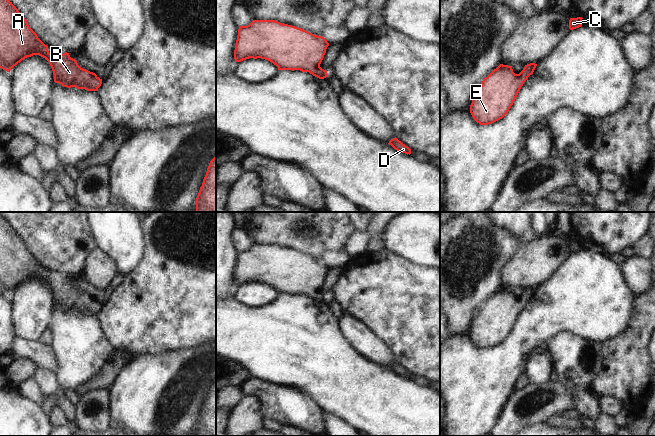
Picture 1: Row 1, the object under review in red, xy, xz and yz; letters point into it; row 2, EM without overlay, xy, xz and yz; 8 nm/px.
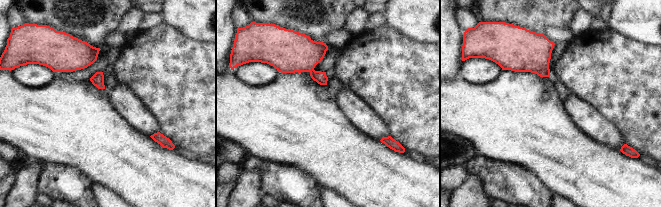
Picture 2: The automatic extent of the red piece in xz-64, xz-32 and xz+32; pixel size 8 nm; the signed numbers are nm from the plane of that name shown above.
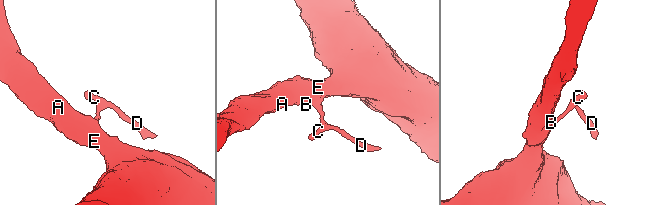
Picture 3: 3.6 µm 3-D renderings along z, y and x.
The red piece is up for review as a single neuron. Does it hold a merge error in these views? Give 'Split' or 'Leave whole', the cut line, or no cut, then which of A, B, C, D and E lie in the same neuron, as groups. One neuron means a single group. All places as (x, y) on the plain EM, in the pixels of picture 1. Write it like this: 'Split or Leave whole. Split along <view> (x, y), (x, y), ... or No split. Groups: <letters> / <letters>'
Leave whole. No split. Groups: A B C D E.

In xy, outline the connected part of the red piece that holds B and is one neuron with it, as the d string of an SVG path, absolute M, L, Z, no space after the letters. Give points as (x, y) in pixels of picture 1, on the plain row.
M0 215L0 292L9 296L22 284L33 279L39 279L49 286L54 306L63 311L98 315L102 308L102 303L81 292L69 277L51 279L48 270L38 262L27 244Z

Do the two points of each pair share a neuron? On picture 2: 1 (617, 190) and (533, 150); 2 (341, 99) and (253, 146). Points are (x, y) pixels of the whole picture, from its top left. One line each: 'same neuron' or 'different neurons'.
1: same neuron
2: different neurons

